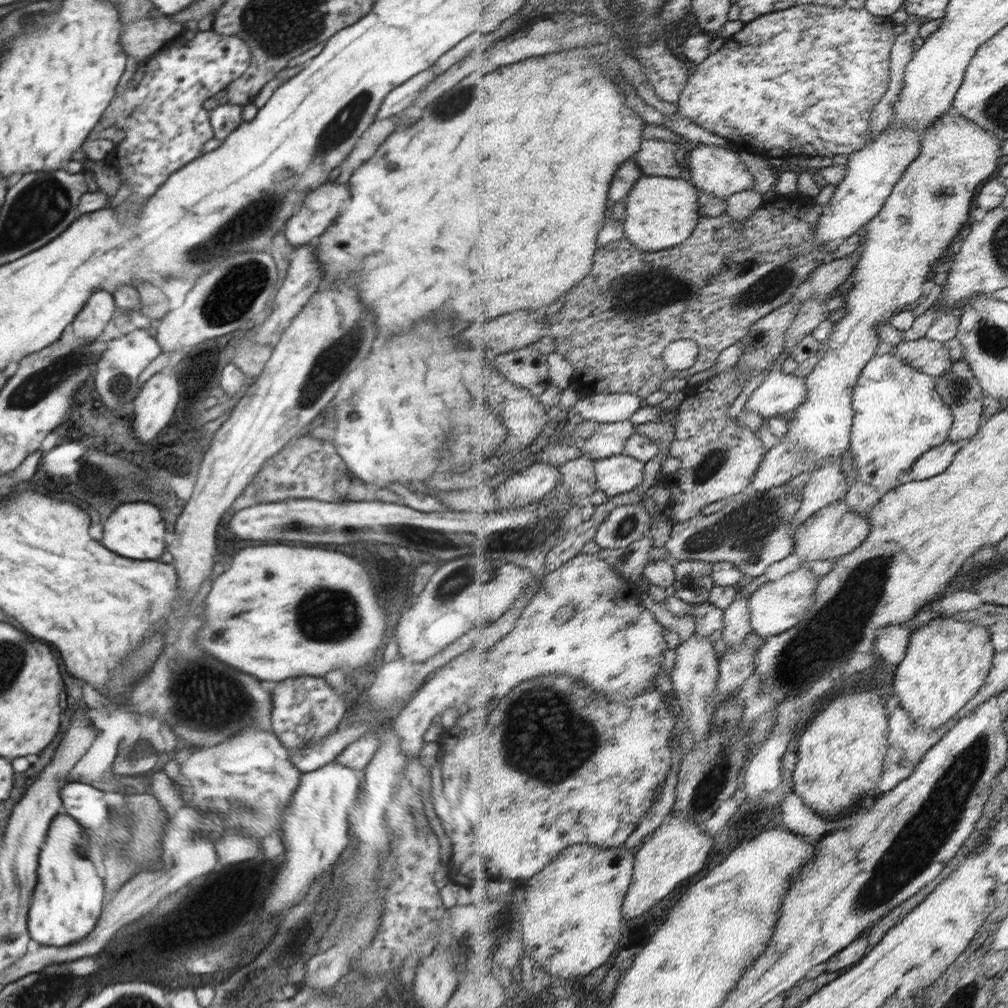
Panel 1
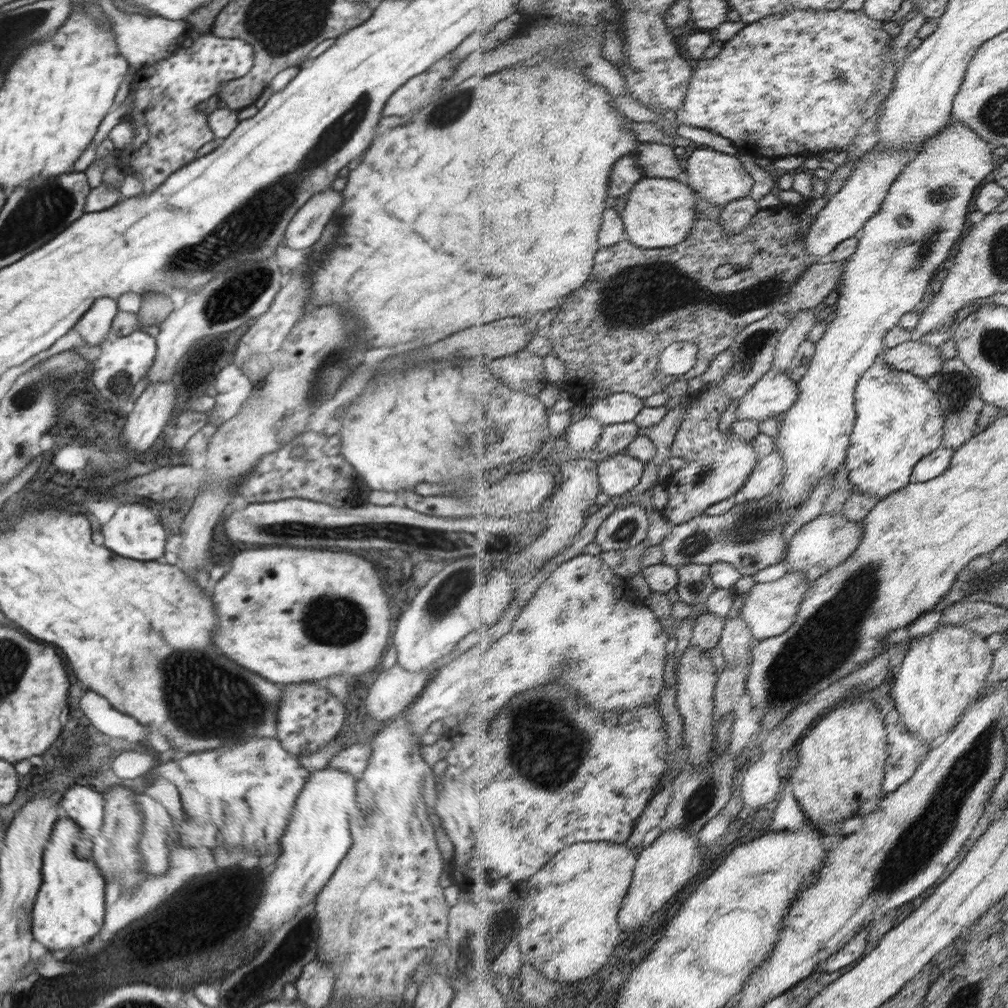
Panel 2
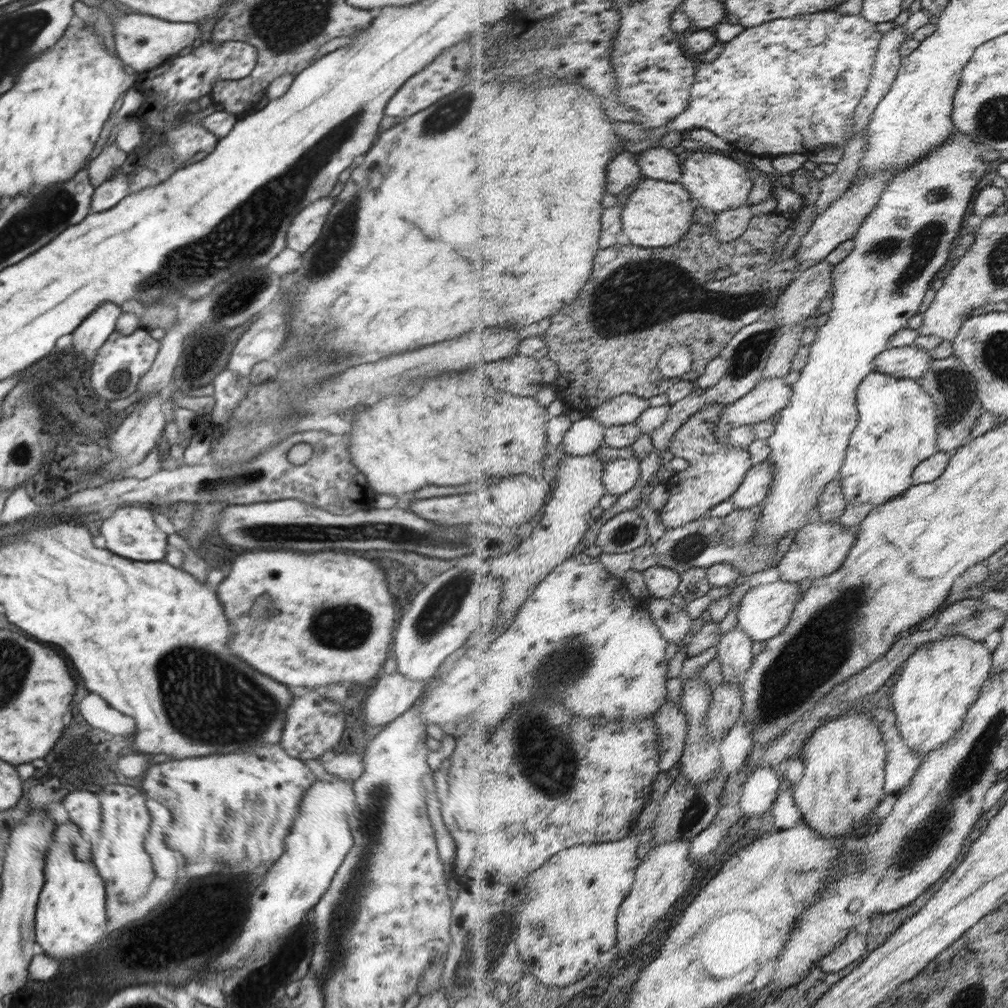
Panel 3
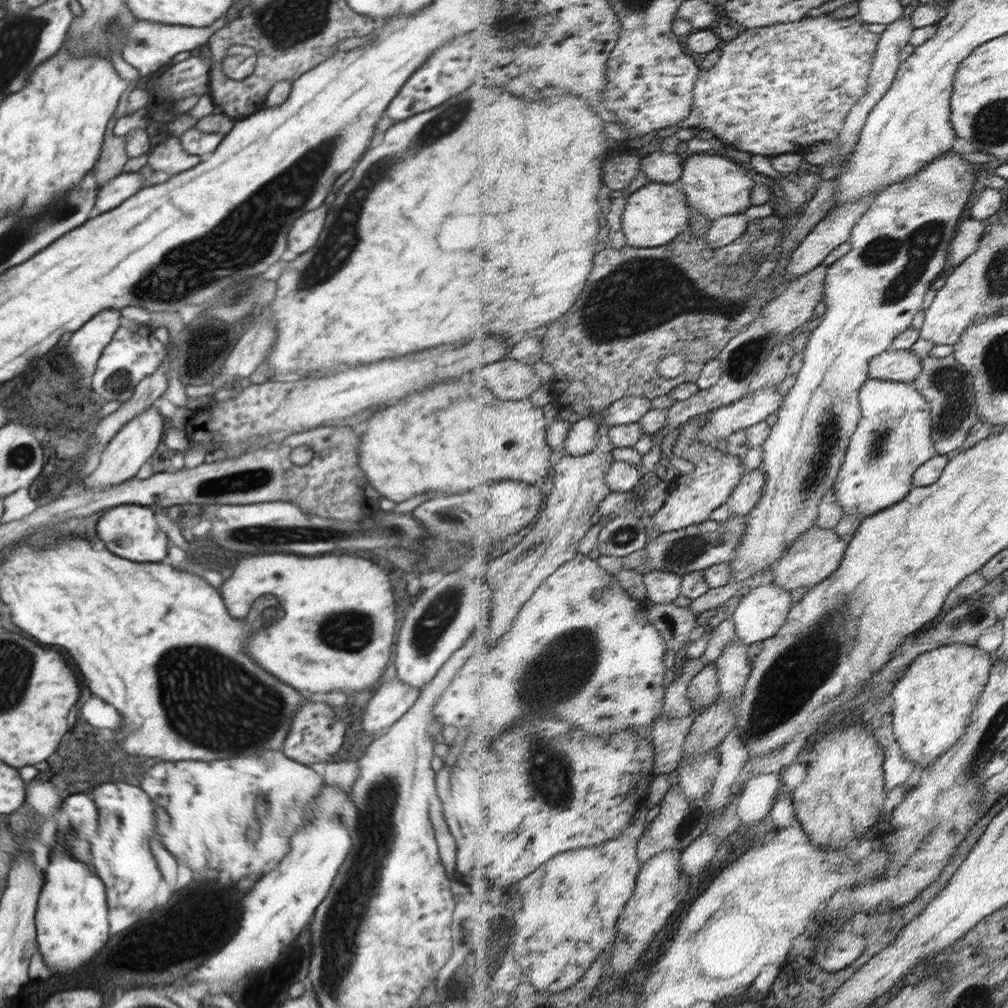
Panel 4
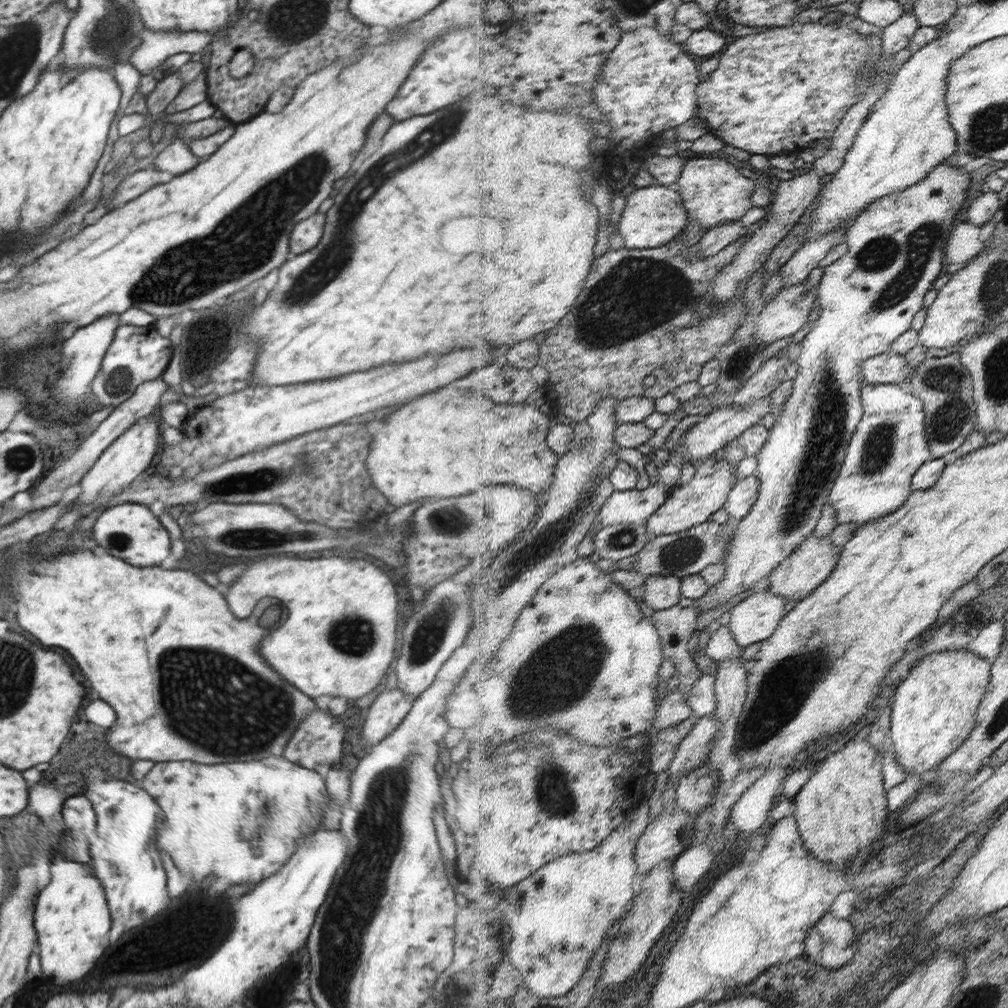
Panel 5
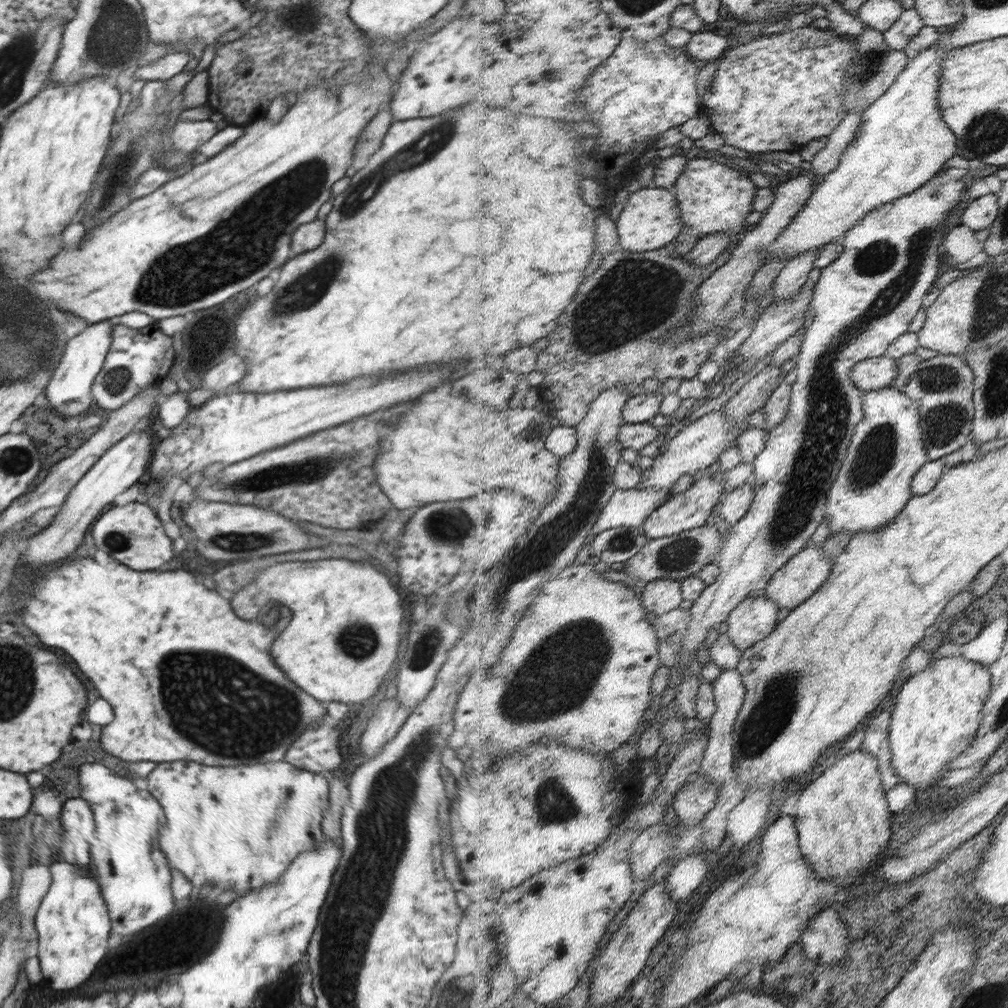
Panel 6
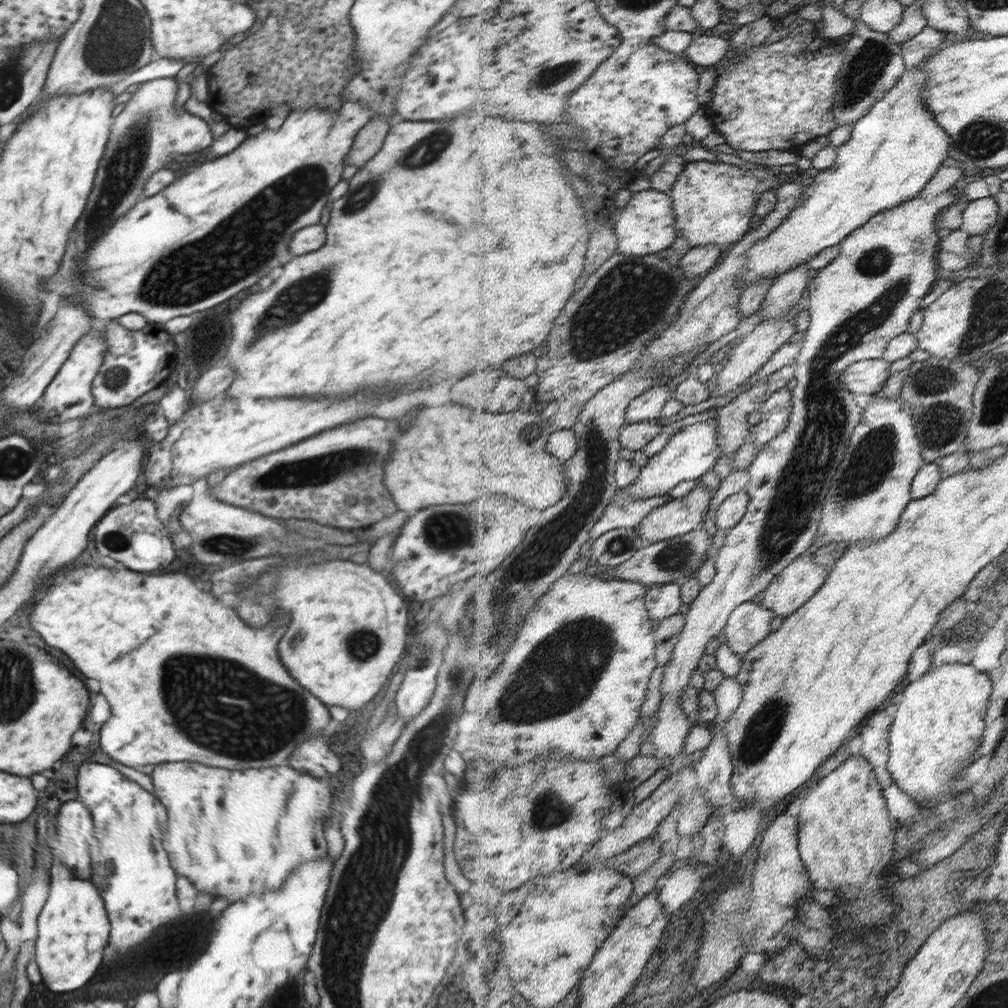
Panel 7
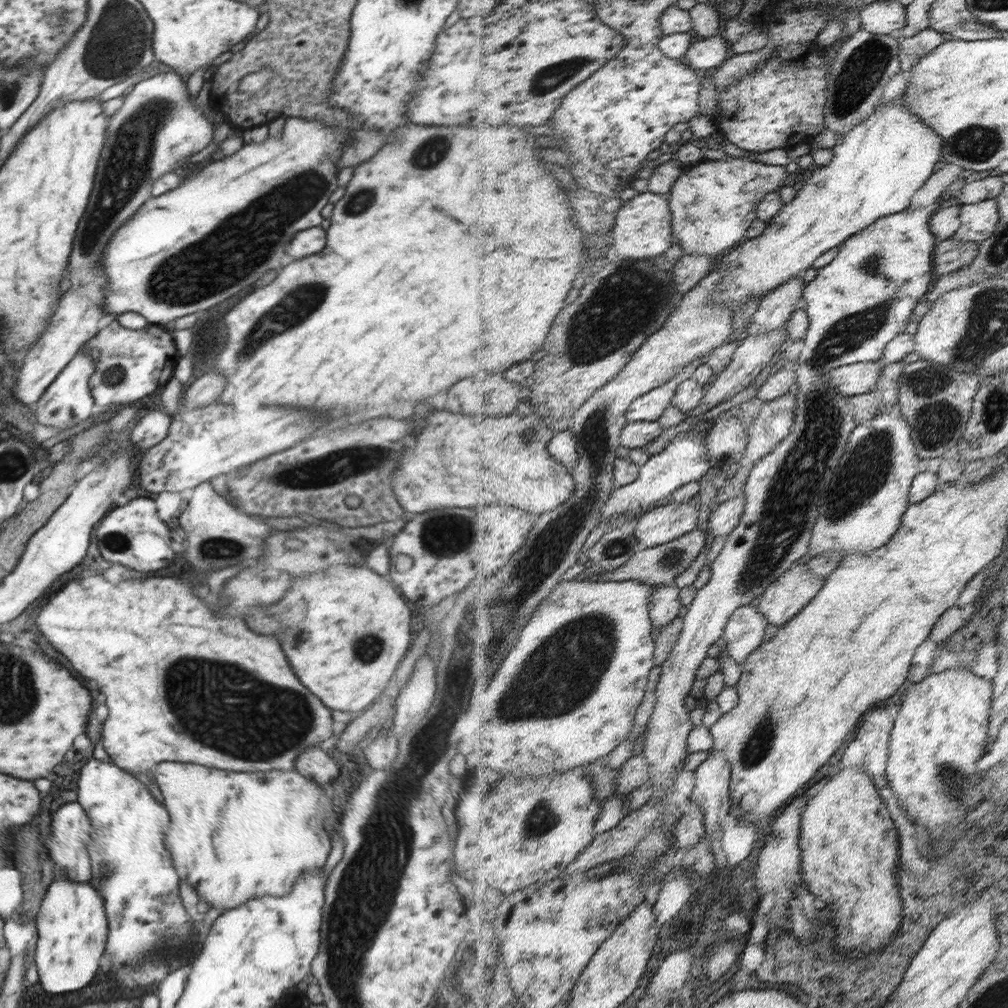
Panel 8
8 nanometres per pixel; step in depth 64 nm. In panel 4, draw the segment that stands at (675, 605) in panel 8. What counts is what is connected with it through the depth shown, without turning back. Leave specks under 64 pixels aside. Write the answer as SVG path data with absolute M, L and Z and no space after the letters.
M660 569L647 570L648 598L653 604L672 603L683 591L683 576Z

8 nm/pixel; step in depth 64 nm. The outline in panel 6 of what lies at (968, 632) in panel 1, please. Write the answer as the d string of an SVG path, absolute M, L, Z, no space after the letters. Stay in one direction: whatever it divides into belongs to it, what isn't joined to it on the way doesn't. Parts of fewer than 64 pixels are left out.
M963 655L954 657L930 658L926 668L910 677L902 687L894 704L891 726L891 745L894 751L894 767L900 773L902 780L910 785L916 785L918 792L941 782L943 772L958 755L962 754L970 743L977 738L977 732L982 724L982 707L991 689L991 674L989 666L984 666L974 660L966 660Z

